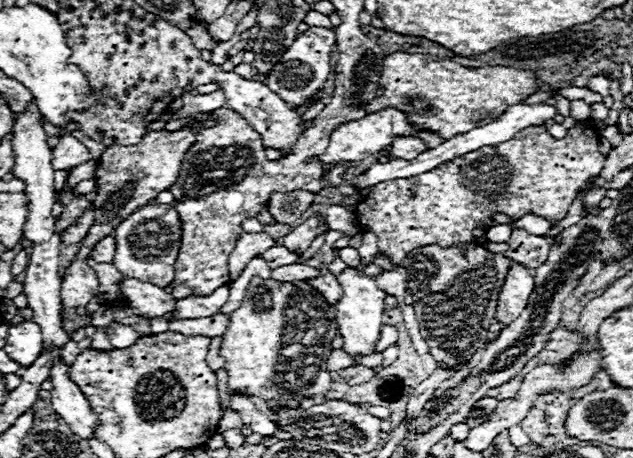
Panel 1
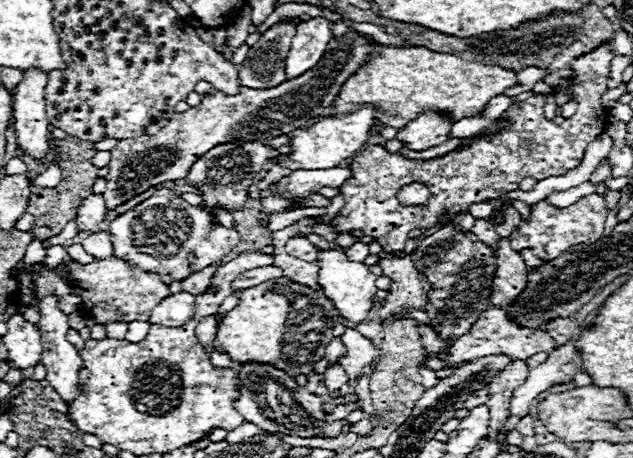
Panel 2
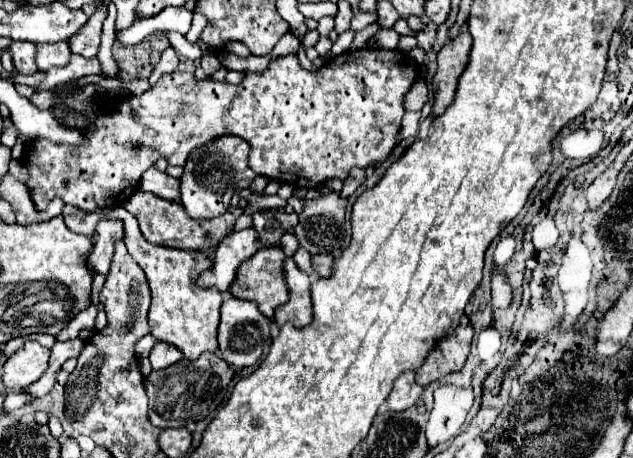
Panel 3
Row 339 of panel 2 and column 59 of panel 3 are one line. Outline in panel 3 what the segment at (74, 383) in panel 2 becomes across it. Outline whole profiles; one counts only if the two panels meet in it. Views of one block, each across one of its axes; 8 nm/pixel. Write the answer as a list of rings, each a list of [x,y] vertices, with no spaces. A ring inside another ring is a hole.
[[[68,42],[36,44],[36,64],[40,70],[48,70],[52,66],[66,66],[68,58],[70,58]]]

